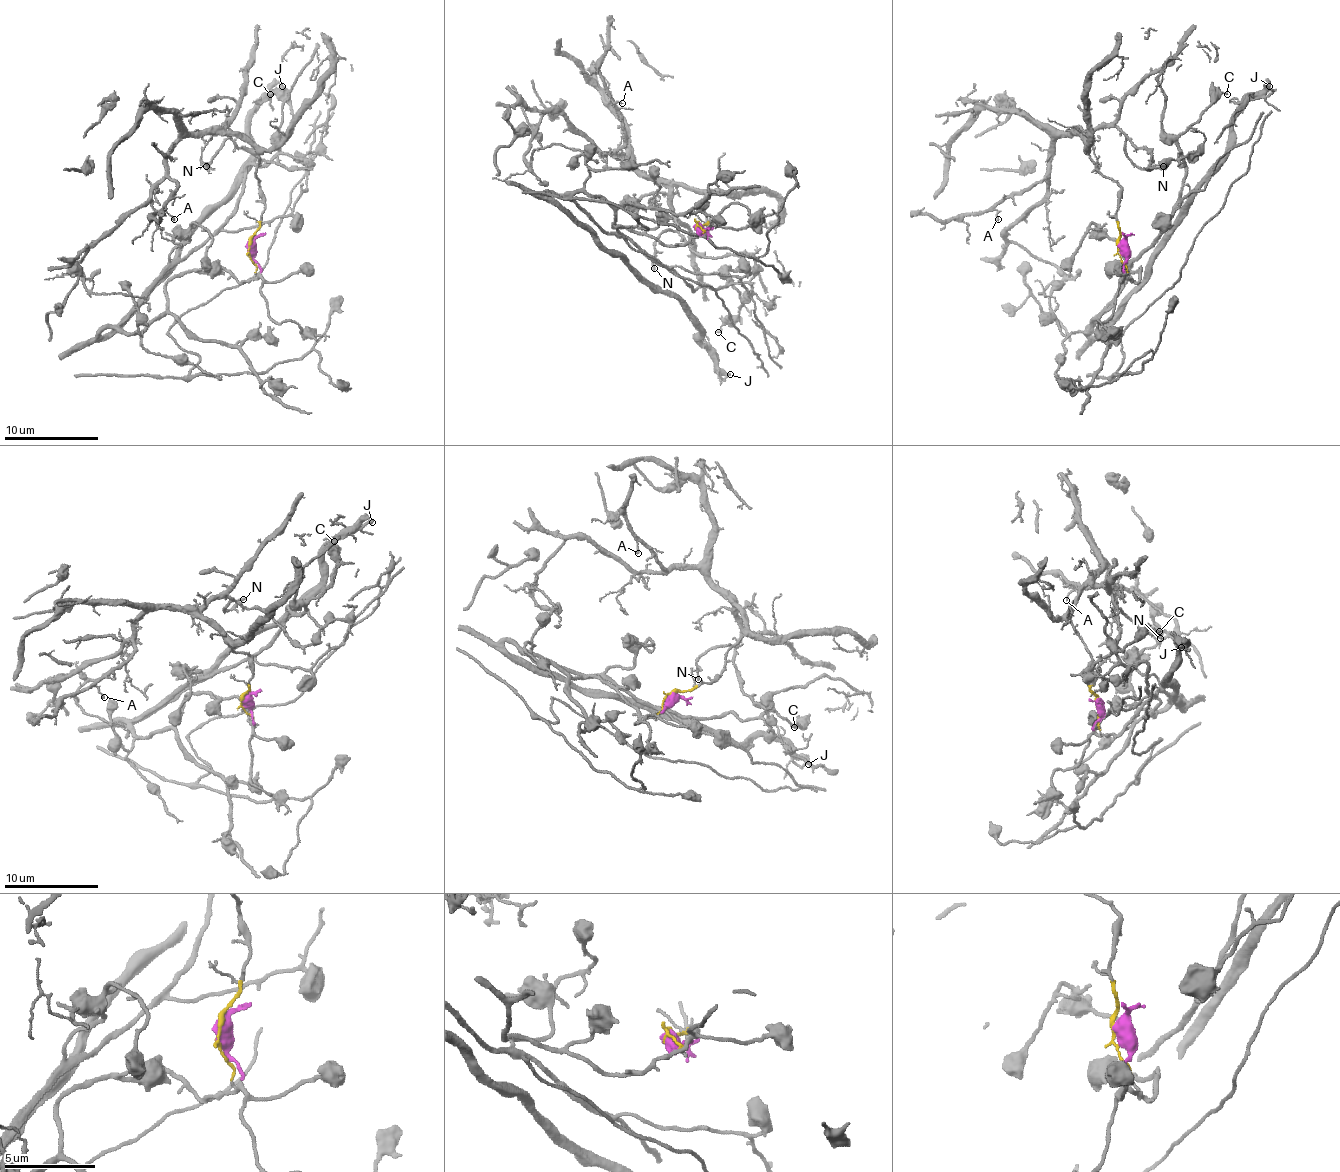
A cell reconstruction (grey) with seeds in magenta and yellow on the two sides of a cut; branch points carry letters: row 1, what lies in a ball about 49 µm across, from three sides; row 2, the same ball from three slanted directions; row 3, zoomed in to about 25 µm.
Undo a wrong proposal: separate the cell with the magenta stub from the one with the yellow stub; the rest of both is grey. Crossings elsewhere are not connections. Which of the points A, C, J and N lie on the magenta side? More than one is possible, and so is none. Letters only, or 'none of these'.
C, J

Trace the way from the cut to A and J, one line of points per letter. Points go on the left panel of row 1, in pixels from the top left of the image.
A: (250, 248), (264, 208), (257, 151), (234, 135), (187, 135), (172, 149), (175, 220)
J: (250, 248), (260, 274), (179, 274), (142, 330), (99, 333), (229, 191), (253, 153), (250, 111), (281, 85)

